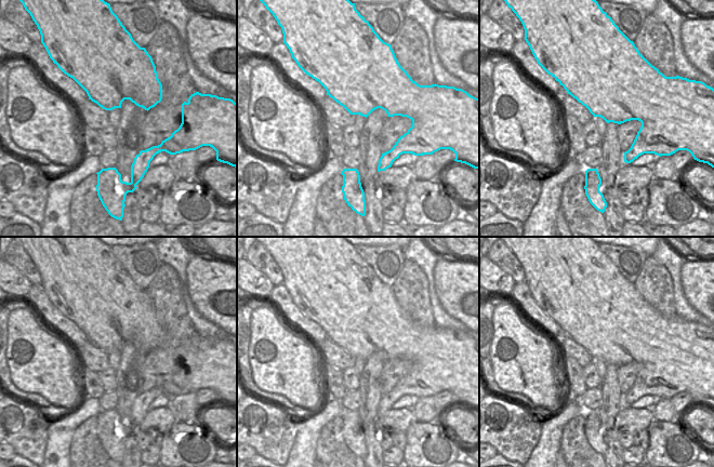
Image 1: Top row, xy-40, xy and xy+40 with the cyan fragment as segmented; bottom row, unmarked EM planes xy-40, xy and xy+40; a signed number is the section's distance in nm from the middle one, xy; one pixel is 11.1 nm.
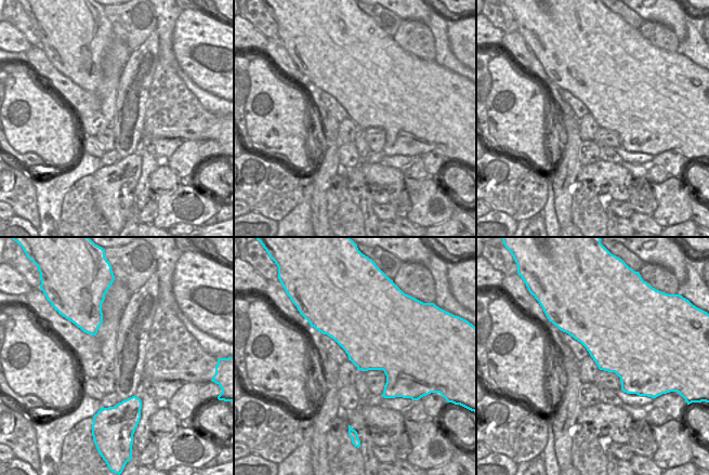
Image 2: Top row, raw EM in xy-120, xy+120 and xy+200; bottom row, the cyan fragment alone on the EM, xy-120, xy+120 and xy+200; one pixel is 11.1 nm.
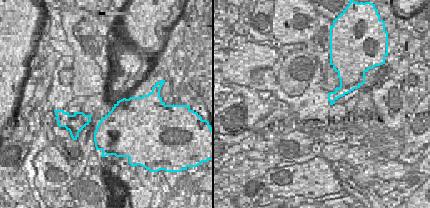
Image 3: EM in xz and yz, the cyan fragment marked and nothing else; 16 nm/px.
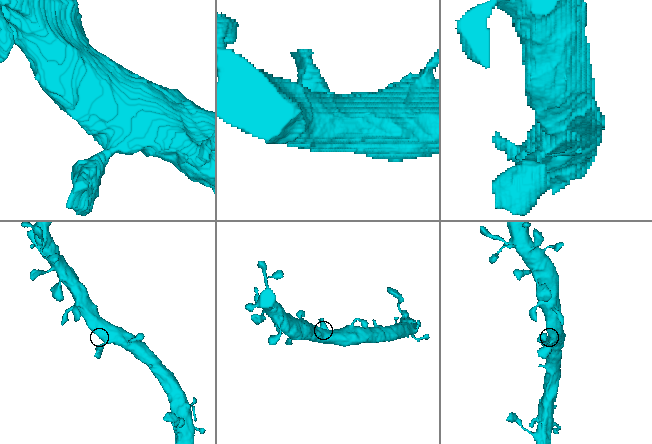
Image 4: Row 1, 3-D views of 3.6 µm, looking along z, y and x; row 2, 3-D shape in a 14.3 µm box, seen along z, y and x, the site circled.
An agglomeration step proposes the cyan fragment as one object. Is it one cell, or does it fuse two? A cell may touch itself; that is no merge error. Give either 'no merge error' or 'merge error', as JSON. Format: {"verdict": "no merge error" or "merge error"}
{"verdict": "no merge error"}

